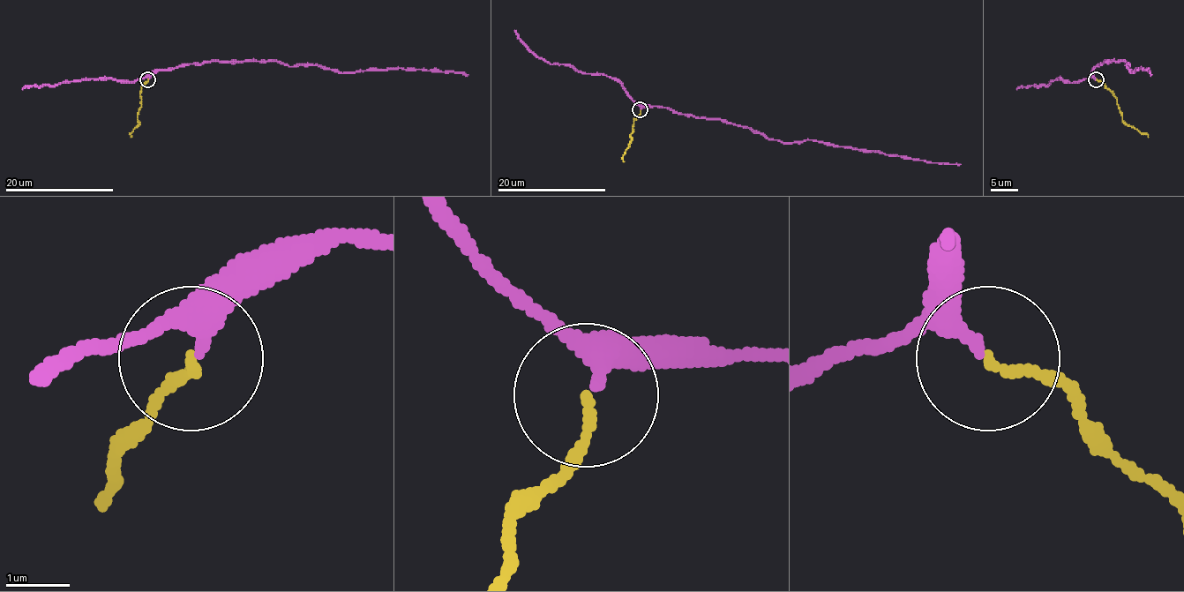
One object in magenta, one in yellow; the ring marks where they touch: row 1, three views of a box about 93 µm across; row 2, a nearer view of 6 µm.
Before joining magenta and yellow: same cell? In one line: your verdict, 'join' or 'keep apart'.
join

